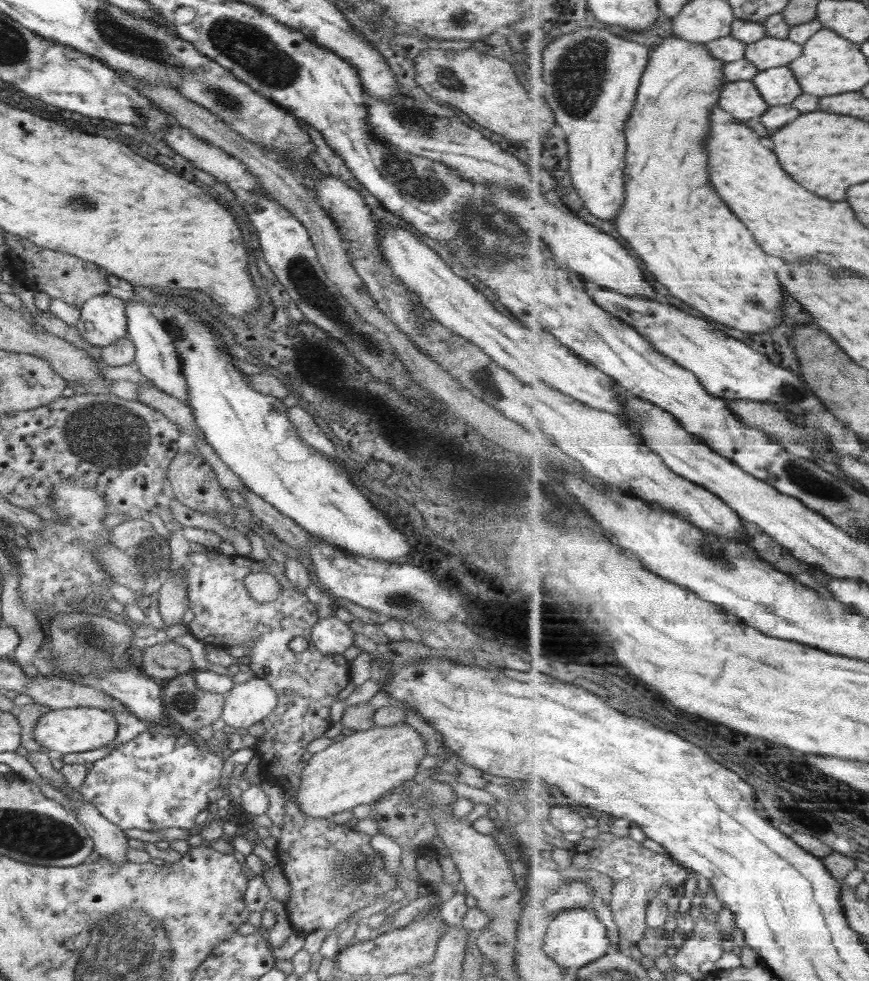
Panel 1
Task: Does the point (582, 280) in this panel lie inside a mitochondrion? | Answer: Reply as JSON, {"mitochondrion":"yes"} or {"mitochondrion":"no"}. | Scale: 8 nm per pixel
{"mitochondrion":"no"}

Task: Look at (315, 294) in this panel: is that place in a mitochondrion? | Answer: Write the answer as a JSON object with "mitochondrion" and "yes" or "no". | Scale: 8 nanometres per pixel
{"mitochondrion":"yes"}

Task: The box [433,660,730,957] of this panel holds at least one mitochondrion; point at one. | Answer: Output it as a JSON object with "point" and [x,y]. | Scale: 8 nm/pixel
{"point":[705,932]}

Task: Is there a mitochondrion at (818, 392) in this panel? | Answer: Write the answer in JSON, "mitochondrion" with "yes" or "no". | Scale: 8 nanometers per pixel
{"mitochondrion":"no"}

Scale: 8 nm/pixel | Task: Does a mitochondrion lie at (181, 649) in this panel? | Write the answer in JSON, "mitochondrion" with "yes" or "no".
{"mitochondrion":"no"}

